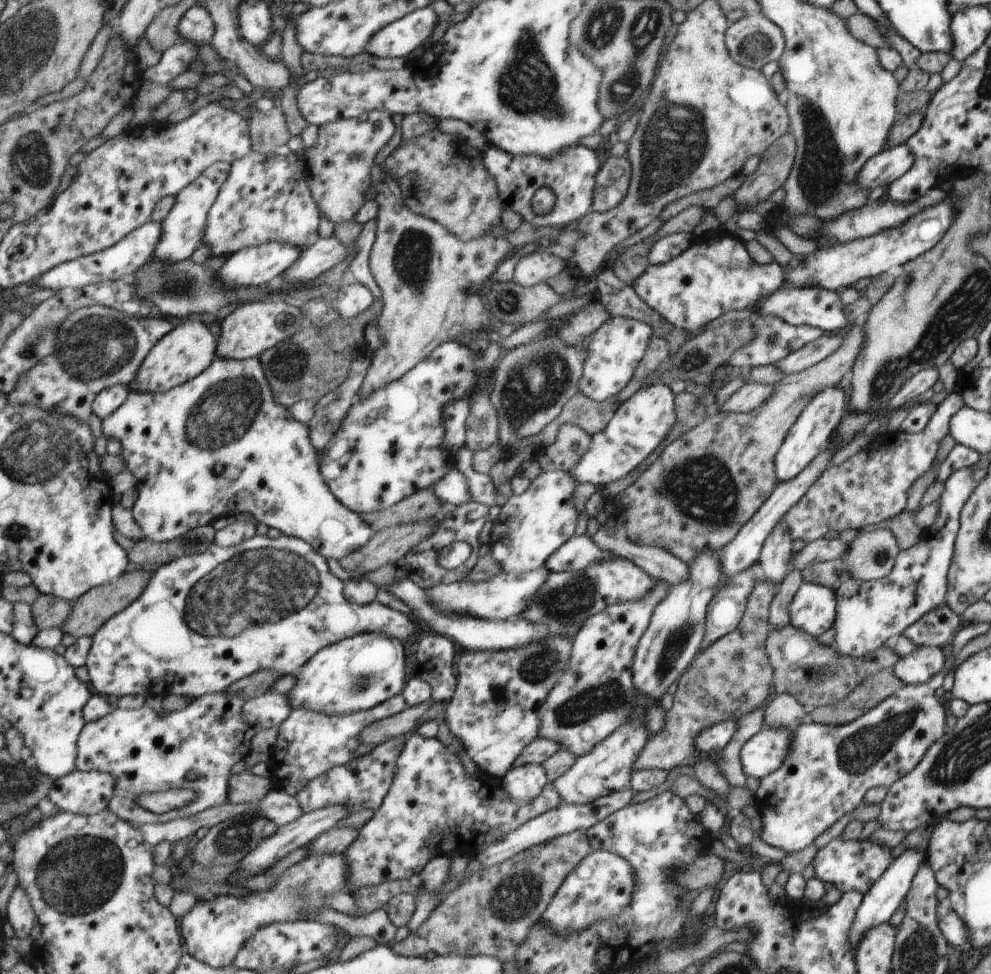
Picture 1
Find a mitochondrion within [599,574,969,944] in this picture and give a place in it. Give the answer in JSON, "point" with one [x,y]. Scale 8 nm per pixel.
{"point":[860,751]}

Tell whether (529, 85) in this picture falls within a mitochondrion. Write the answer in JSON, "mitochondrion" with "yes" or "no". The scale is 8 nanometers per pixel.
{"mitochondrion":"yes"}

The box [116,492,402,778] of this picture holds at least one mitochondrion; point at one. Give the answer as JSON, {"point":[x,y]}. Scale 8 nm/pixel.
{"point":[243,592]}

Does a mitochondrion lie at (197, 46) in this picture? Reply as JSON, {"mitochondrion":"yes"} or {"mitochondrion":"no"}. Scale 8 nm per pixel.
{"mitochondrion":"no"}

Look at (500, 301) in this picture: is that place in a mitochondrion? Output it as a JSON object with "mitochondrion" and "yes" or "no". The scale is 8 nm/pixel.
{"mitochondrion":"yes"}

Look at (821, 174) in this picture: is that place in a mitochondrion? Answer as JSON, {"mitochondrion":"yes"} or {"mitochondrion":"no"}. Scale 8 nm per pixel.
{"mitochondrion":"yes"}

